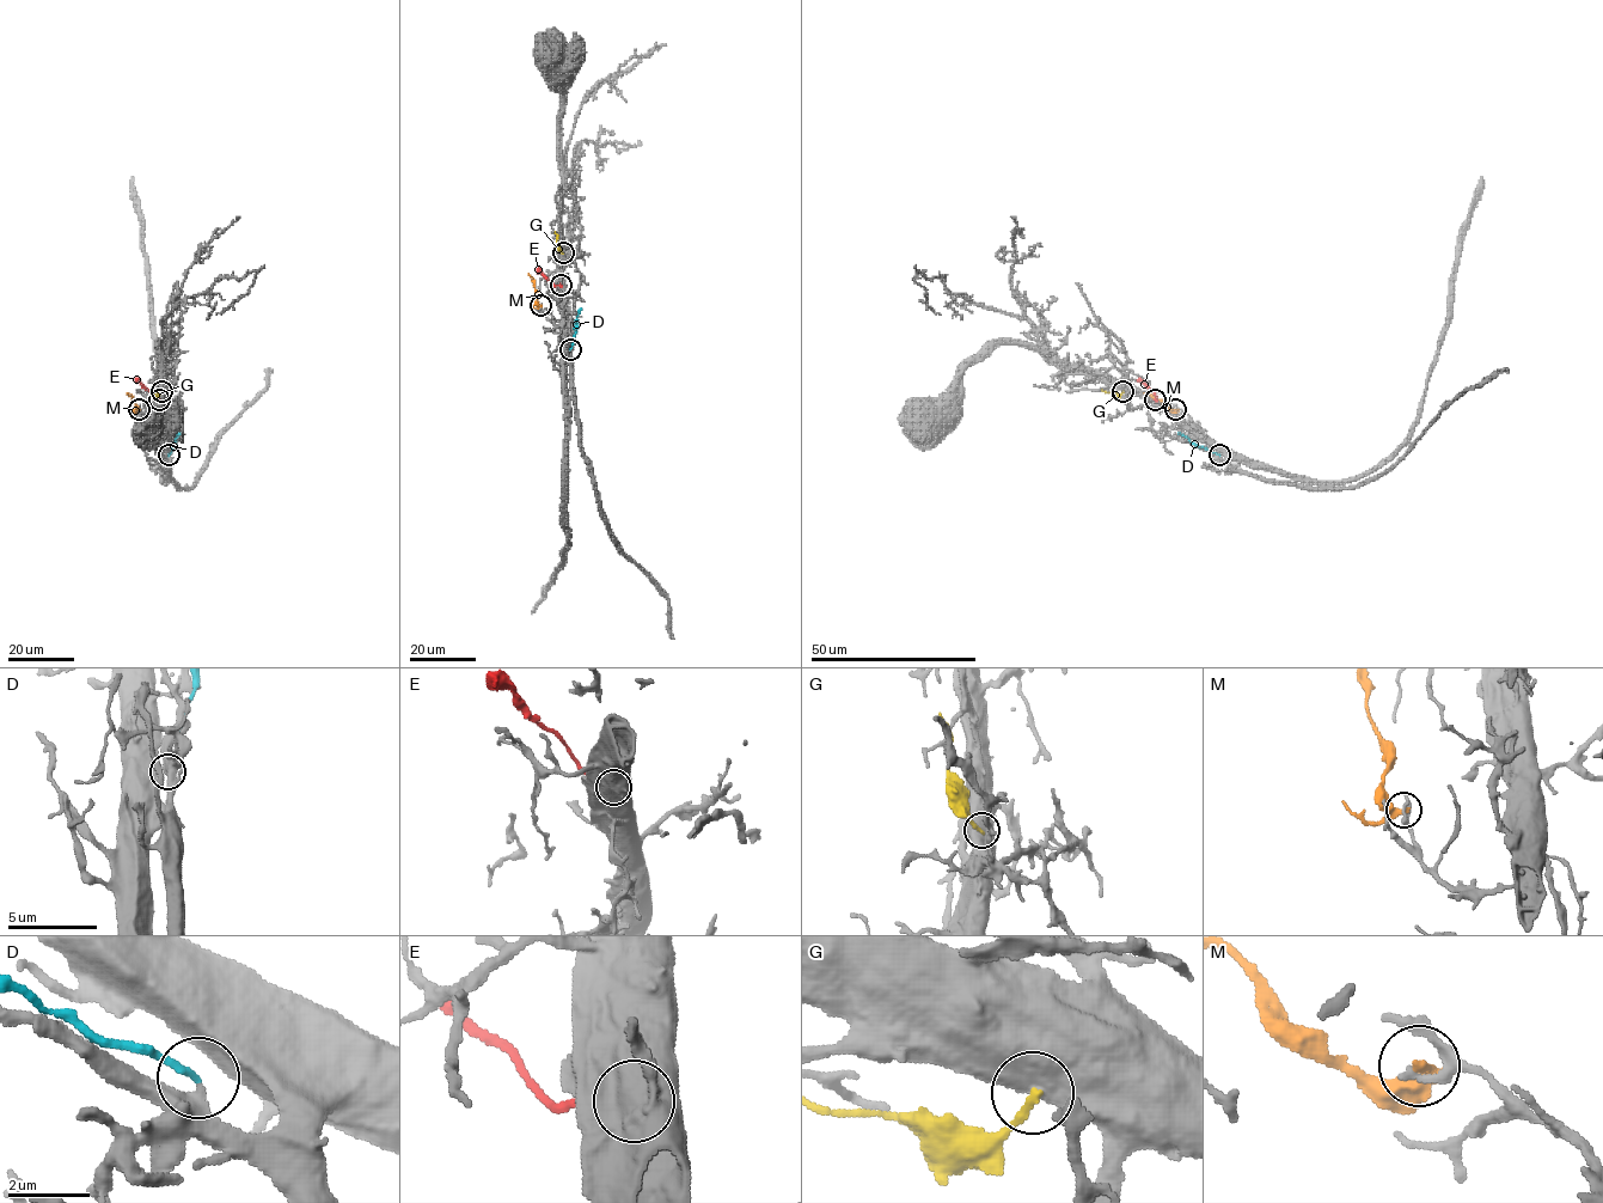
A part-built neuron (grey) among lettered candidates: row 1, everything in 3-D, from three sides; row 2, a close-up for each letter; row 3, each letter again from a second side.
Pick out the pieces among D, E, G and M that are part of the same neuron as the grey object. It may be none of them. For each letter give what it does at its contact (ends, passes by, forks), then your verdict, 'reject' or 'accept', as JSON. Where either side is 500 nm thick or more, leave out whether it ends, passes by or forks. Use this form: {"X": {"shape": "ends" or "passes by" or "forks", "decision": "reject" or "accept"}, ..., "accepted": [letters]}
{"D": {"shape": "ends", "decision": "accept"}, "E": {"decision": "reject"}, "G": {"decision": "reject"}, "M": {"shape": "passes by", "decision": "reject"}, "accepted": ["D"]}

